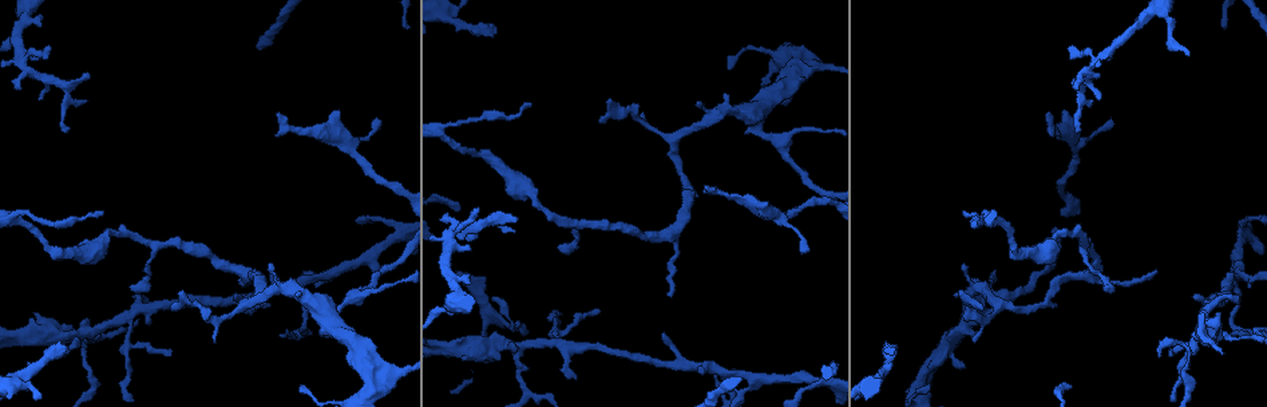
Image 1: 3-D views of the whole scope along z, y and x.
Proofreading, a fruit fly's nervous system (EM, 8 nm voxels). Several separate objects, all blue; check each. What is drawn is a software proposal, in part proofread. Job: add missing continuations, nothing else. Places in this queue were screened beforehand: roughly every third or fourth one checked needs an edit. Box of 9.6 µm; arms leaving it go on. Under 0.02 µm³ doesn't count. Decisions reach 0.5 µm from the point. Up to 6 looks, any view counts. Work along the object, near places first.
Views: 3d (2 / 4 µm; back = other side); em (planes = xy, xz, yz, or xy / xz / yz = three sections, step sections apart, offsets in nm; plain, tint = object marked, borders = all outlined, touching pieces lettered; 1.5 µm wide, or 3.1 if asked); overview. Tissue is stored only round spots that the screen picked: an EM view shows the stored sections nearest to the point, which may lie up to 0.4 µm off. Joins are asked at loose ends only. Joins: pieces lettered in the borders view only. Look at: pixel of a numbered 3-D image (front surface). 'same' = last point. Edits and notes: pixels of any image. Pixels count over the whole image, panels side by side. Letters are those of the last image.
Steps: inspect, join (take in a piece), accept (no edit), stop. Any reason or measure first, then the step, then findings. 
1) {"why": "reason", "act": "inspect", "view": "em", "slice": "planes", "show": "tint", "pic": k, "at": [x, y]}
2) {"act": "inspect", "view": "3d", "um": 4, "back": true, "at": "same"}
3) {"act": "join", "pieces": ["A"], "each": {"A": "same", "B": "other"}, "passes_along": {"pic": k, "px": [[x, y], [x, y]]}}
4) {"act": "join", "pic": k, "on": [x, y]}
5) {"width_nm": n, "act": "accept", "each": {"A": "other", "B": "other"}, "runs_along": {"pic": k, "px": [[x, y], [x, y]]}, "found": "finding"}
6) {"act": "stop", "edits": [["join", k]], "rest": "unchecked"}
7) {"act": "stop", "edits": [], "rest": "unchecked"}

{"why": "thin end", "act": "inspect", "view": "em", "slice": "planes", "show": "borders", "pic": 1, "at": [602, 122]}

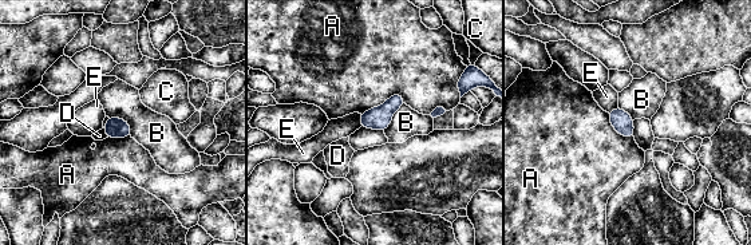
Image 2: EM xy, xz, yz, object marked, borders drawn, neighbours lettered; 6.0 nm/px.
{"longest_contact_nm": ["A", 300], "act": "accept", "each": {"A": "other", "B": "other", "C": "other", "D": "other", "E": "other"}, "border": {"pic": 2, "px": [[107, 115], [122, 118], [131, 135]]}, "found": "no lettered piece goes on from it"}

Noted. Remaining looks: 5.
{"why": "thin end", "act": "inspect", "view": "3d", "um": 2, "pic": 1, "at": [67, 129]}

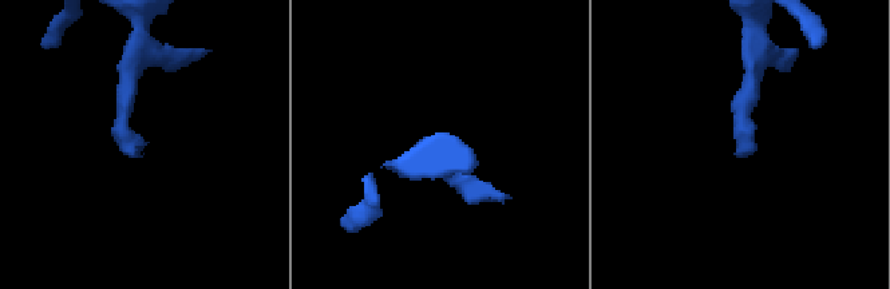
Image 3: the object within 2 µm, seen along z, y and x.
{"act": "inspect", "view": "em", "slice": "yz", "step": 8, "show": "tint", "pic": 3, "at": [136, 154]}

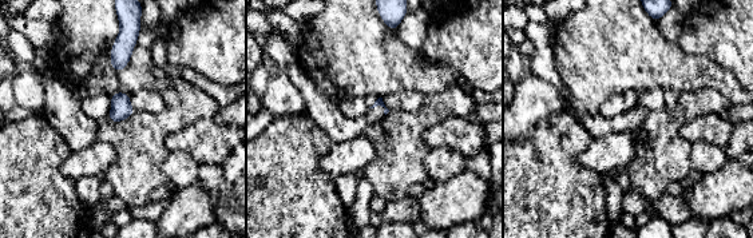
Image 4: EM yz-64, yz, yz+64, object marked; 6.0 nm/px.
{"why": "see the neighbours", "act": "inspect", "view": "em", "slice": "yz", "step": 8, "show": "borders", "at": "same"}

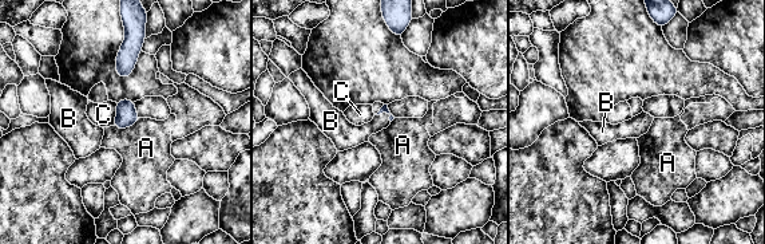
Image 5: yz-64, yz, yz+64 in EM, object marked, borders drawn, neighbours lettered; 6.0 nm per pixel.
{"act": "join", "pieces": ["B"], "each": {"A": "other", "B": "same", "C": "other"}, "passes_along": {"pic": 5, "px": [[384, 109], [385, 111], [352, 136]]}, "found": "it goes on there"}

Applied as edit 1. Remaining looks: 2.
{"why": "an open end", "act": "inspect", "view": "em", "slice": "planes", "show": "borders", "pic": 1, "at": [69, 350]}

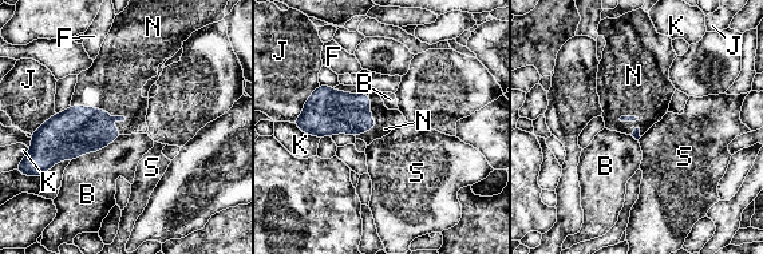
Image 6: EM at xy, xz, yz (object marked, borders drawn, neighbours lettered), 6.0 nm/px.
{"longest_contact_nm": ["N", 360], "act": "join", "pieces": ["N"], "each": {"B": "other", "F": "other", "J": "other", "K": "other", "N": "same", "S": "other"}, "passes_along": {"pic": 6, "px": [[79, 130], [118, 116], [114, 82]]}, "found": "the neuron continues"}

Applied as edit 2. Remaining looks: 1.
{"act": "stop", "edits": [["join", 5], ["join", 6]], "rest": "unchecked"}

